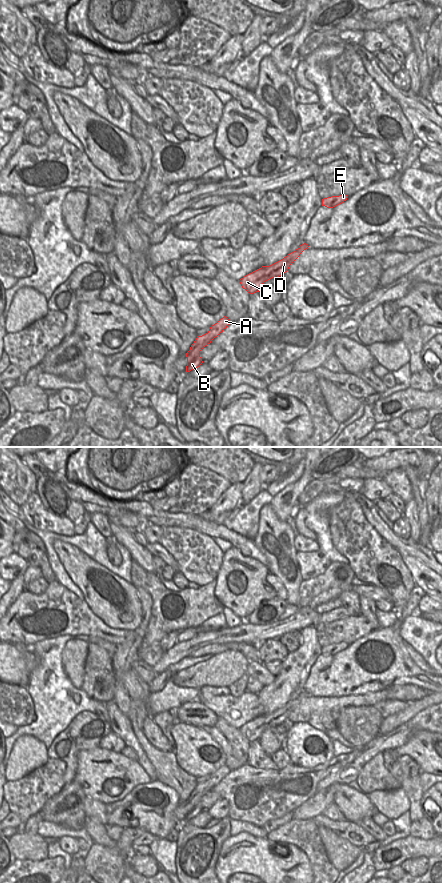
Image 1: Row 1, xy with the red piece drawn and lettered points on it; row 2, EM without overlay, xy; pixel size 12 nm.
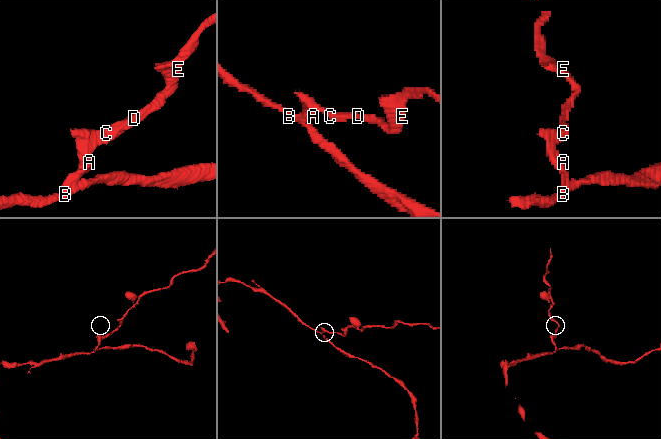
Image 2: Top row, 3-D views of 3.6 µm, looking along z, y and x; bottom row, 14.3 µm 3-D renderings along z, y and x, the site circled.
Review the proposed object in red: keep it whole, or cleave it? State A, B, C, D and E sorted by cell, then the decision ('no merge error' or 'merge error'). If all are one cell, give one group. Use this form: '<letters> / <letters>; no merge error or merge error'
A C D E / B; merge error

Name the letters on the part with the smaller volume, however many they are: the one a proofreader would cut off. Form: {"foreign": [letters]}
{"foreign": ["A", "C", "D", "E"]}

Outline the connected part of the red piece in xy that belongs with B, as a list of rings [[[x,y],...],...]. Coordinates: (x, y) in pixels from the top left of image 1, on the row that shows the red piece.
[[[188,351],[186,353],[186,357],[187,357],[187,366],[186,366],[186,372],[187,373],[190,372],[193,369],[196,369],[197,367],[199,367],[203,363],[201,357],[194,359],[192,357],[192,354],[191,354],[190,351]]]

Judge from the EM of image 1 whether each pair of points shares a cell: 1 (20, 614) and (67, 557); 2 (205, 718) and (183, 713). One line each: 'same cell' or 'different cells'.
1: different cells
2: same cell

